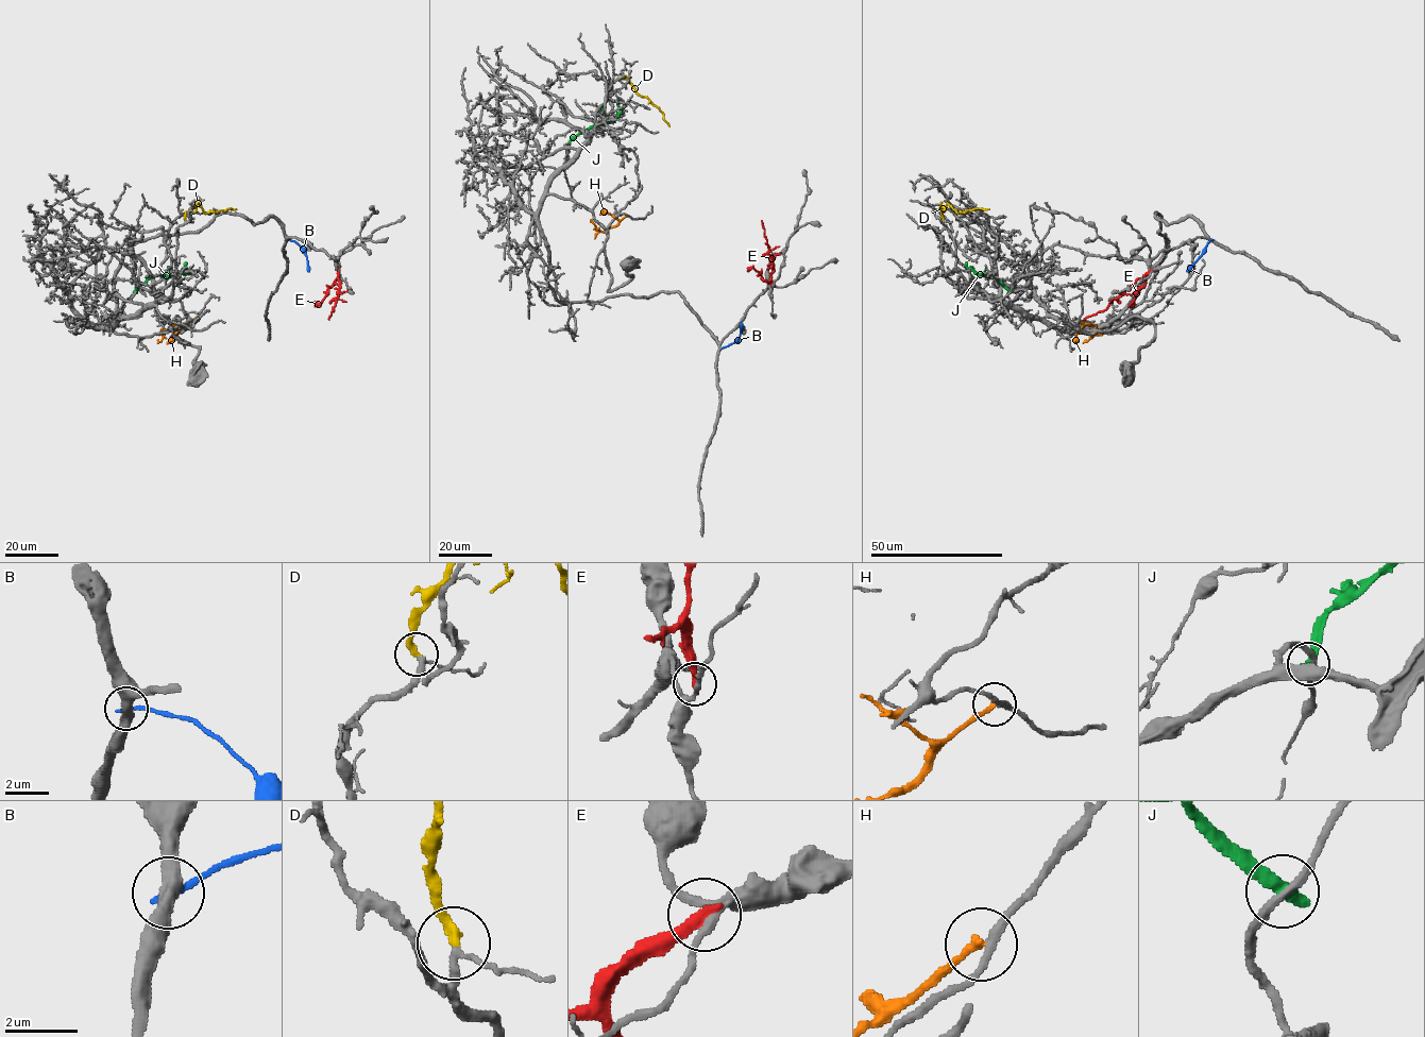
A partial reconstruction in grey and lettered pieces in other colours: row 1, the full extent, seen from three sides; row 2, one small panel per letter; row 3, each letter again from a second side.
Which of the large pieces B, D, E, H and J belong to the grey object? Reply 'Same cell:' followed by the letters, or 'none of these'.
Same cell: D

